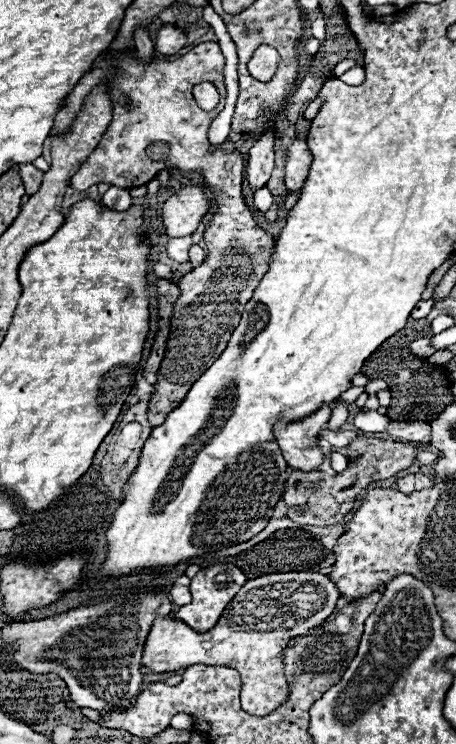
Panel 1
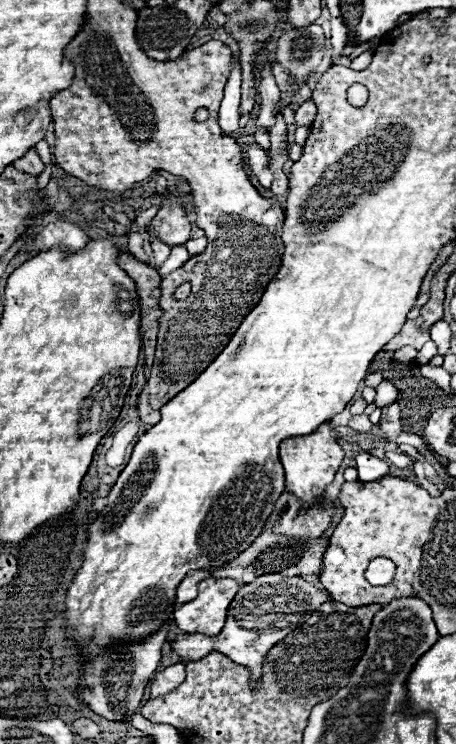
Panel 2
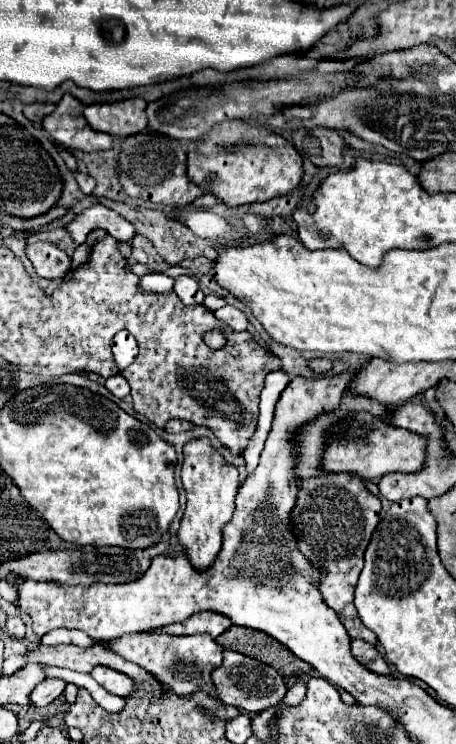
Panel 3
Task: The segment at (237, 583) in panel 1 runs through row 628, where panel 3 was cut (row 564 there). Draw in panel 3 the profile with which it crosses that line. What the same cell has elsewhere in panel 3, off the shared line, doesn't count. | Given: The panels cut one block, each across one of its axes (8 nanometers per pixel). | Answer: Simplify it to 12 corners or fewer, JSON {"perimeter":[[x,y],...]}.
{"perimeter":[[208,438],[184,444],[178,538],[206,570],[234,514],[238,468]]}

